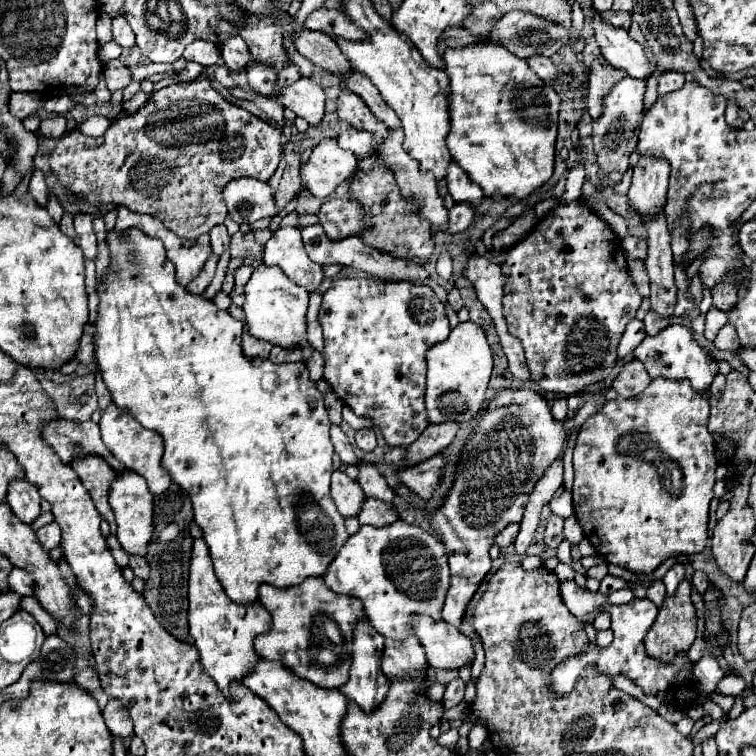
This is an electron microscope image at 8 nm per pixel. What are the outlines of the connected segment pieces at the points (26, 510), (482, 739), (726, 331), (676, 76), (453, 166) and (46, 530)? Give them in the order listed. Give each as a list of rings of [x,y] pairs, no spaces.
[[[18,479],[18,481],[10,483],[6,501],[12,507],[14,515],[22,523],[30,525],[40,515],[40,493],[38,493],[38,487],[32,485],[32,483],[26,483],[26,479]]]
[[[474,725],[472,731],[468,733],[468,741],[470,741],[470,749],[480,749],[488,741],[486,727],[484,725]]]
[[[726,323],[726,325],[718,331],[718,337],[714,339],[714,345],[716,345],[718,349],[730,349],[730,351],[736,351],[736,349],[740,347],[740,343],[738,343],[738,335],[736,335],[734,327]]]
[[[666,71],[666,73],[658,75],[658,95],[666,95],[670,91],[676,91],[682,85],[684,85],[684,73]]]
[[[450,161],[448,165],[448,173],[446,173],[446,183],[448,183],[448,191],[454,197],[454,201],[468,201],[472,205],[480,205],[482,203],[482,189],[478,185],[474,185],[462,167],[458,167],[456,161]]]
[[[54,521],[36,531],[36,537],[38,537],[40,545],[44,547],[44,551],[52,551],[54,547],[58,547],[60,545],[60,539],[62,539],[60,535],[62,535],[60,533],[60,527]]]

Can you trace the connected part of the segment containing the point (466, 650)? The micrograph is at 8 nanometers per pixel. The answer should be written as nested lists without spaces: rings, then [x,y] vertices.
[[[426,615],[414,617],[414,635],[420,639],[430,667],[460,669],[474,659],[472,641],[444,619],[434,621]]]

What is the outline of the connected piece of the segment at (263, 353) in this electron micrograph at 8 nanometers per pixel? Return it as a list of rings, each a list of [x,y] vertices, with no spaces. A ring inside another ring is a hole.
[[[244,333],[242,335],[242,349],[244,349],[246,357],[268,357],[272,345],[266,341],[258,341],[256,337]]]

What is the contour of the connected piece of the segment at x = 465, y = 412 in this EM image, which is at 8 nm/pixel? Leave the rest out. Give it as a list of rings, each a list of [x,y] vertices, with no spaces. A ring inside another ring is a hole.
[[[472,321],[458,323],[446,341],[432,345],[426,351],[428,375],[426,375],[426,411],[430,423],[442,423],[450,419],[468,421],[486,405],[486,385],[492,373],[492,353],[480,325]]]

